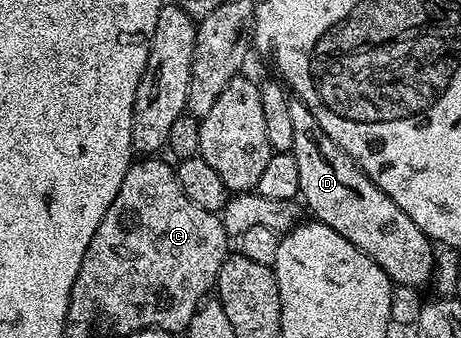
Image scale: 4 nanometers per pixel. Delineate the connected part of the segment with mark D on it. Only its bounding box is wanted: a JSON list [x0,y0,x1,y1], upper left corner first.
[289,100,436,285]

